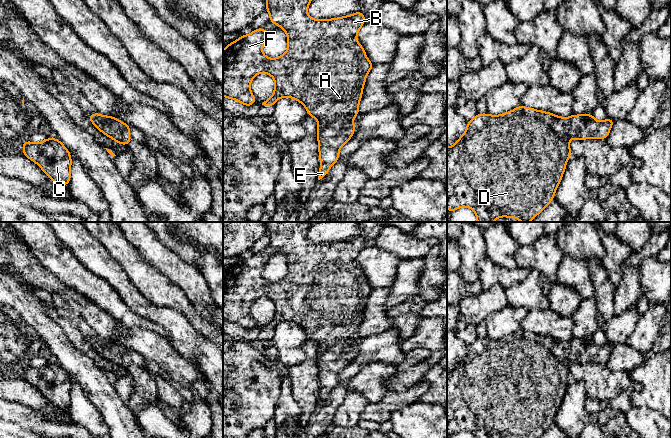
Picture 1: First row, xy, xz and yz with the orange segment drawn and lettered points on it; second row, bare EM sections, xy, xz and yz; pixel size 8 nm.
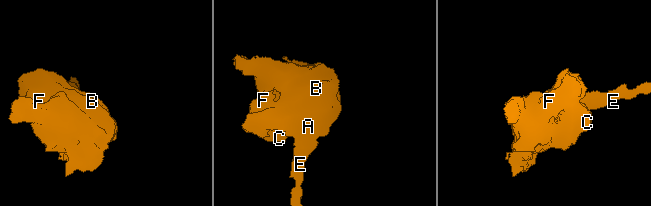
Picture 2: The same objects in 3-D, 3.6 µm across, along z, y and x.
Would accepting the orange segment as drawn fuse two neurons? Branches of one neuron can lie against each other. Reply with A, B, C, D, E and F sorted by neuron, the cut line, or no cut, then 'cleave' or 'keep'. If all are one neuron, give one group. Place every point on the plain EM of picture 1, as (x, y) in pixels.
A B C D E F | no cut | keep

